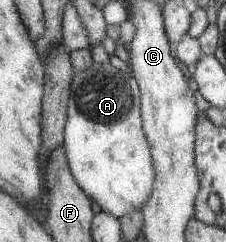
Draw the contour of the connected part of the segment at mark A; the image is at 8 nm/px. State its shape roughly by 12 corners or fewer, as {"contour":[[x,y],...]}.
{"contour":[[93,62],[71,82],[63,138],[85,193],[143,209],[155,168],[140,84]]}

